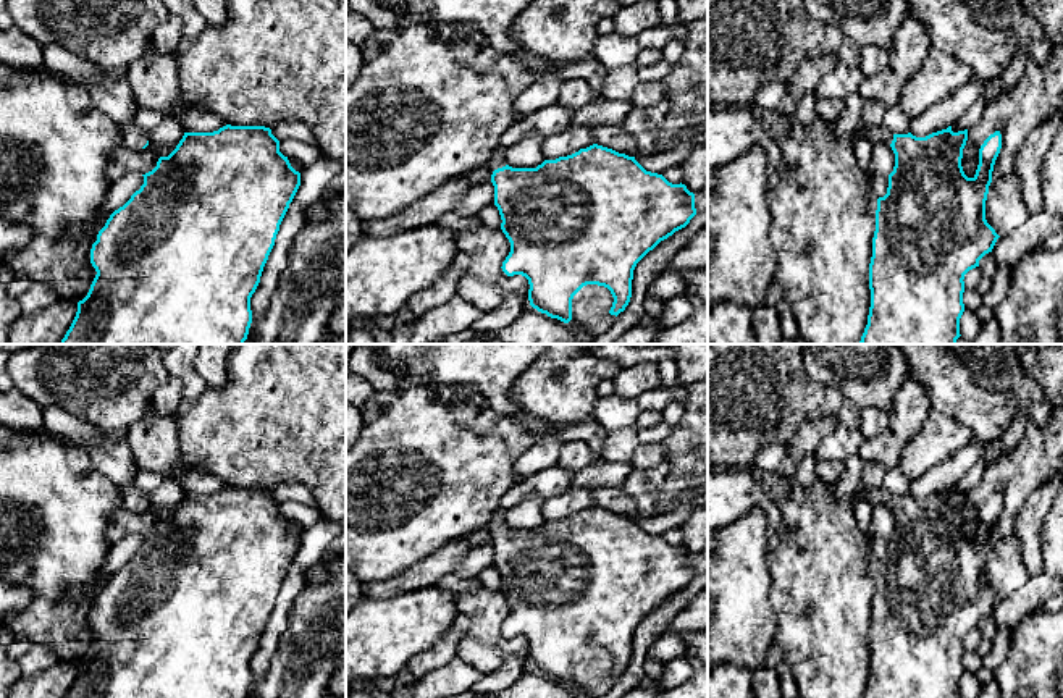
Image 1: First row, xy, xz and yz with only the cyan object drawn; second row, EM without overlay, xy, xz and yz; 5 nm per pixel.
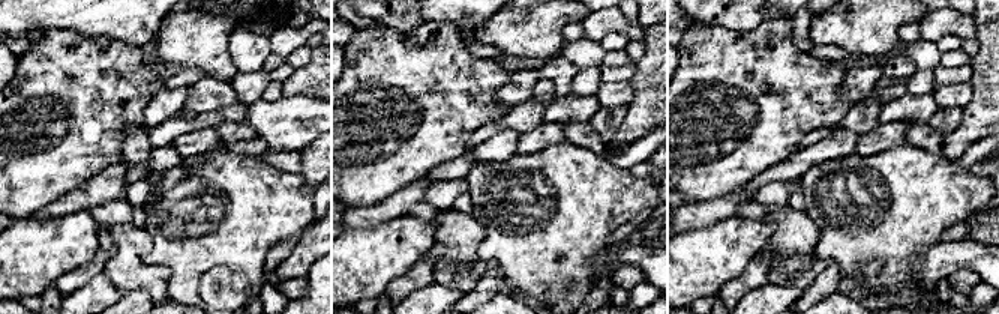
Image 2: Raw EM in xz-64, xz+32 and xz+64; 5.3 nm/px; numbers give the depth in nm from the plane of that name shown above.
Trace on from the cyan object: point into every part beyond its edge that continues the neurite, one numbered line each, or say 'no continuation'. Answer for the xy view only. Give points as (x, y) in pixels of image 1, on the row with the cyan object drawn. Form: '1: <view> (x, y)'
1: xy (134, 138)

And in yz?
1: yz (874, 134)

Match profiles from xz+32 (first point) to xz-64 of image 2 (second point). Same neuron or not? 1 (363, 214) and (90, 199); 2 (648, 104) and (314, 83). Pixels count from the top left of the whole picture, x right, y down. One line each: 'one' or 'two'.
1: one
2: one

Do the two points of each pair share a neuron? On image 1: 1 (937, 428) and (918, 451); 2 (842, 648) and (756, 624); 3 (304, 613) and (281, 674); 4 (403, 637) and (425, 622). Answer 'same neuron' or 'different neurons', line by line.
1: same neuron
2: different neurons
3: same neuron
4: same neuron

